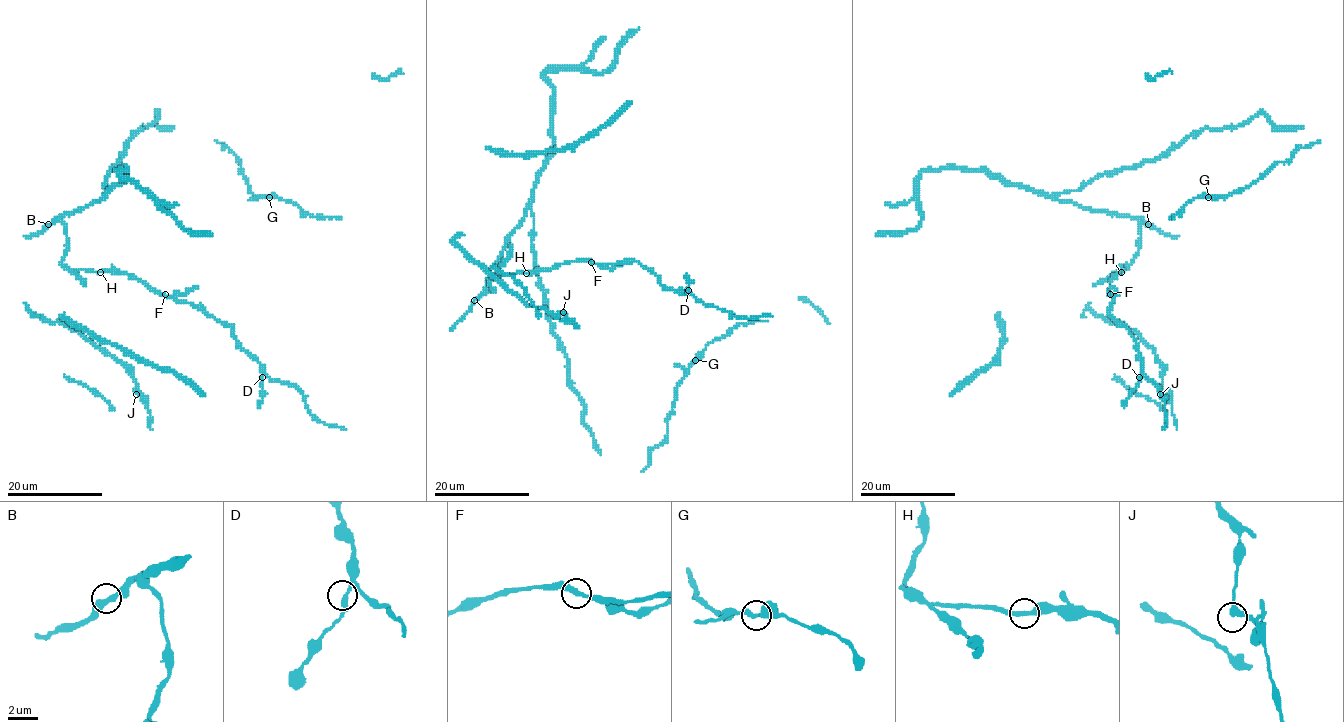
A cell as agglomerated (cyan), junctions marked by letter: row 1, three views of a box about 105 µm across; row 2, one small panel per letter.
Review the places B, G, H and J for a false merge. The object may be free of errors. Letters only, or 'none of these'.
H

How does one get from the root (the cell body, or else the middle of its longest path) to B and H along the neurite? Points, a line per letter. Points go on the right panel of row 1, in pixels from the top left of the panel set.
B: (1144, 160), (1131, 167), (1101, 173), (1077, 190), (1052, 197), (1072, 201), (1090, 210), (1138, 216), (1148, 224)
H: (1144, 160), (1101, 173), (1077, 190), (1052, 197), (1138, 221), (1139, 252), (1121, 272)

